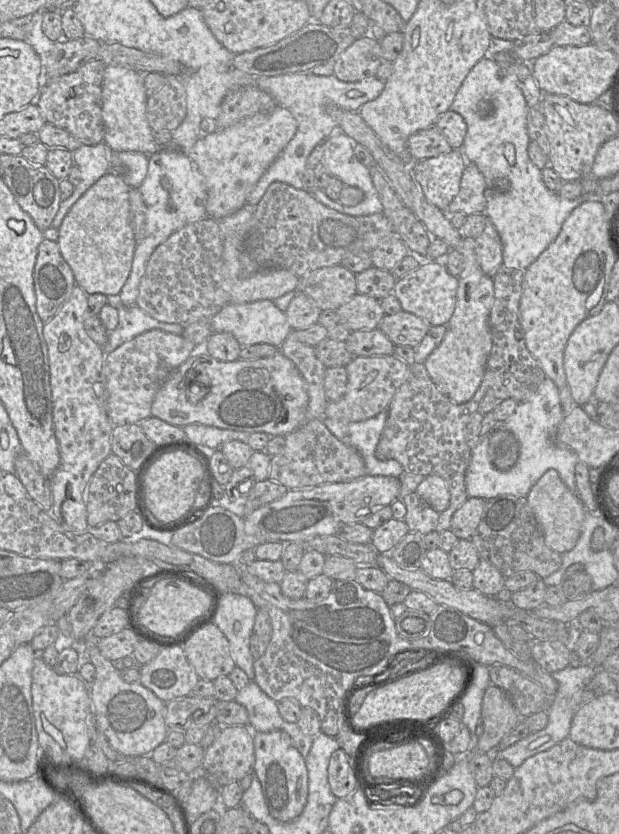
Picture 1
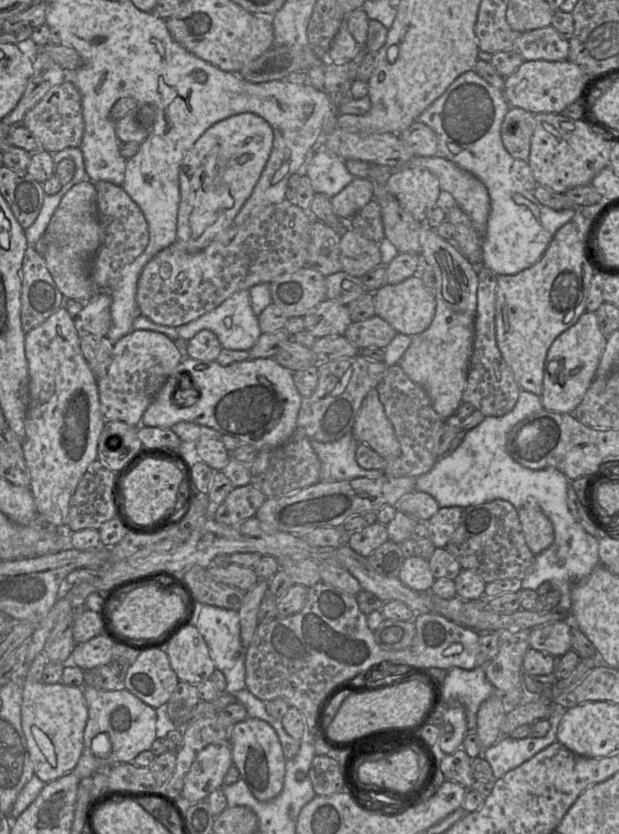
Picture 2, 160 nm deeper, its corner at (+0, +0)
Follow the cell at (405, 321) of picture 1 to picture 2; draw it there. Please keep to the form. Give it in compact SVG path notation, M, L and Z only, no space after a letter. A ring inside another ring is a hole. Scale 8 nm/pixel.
M380 316L351 323L343 334L358 349L385 348L397 332Z

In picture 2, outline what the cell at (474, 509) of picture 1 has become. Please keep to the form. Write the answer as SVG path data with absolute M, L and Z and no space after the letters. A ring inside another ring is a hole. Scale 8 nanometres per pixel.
M443 507L426 521L428 538L432 541L435 548L445 547L456 531L464 508Z

